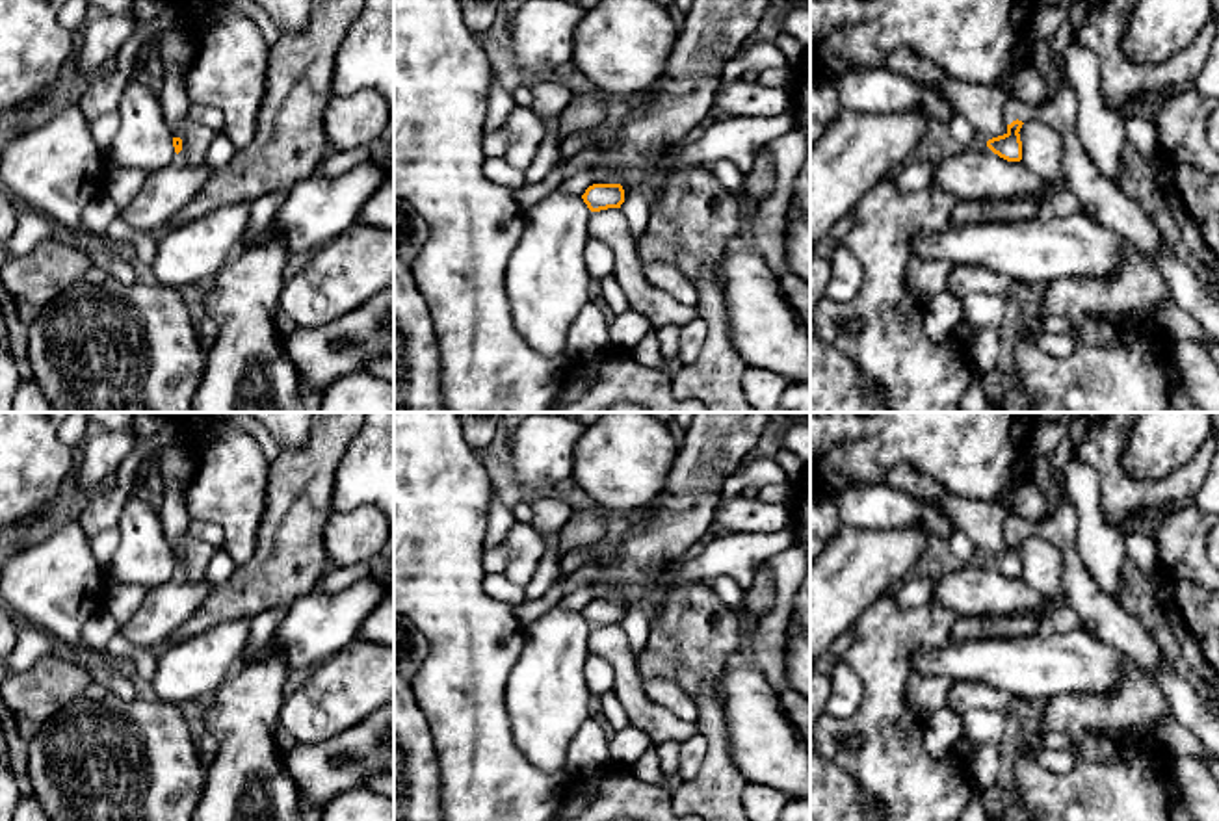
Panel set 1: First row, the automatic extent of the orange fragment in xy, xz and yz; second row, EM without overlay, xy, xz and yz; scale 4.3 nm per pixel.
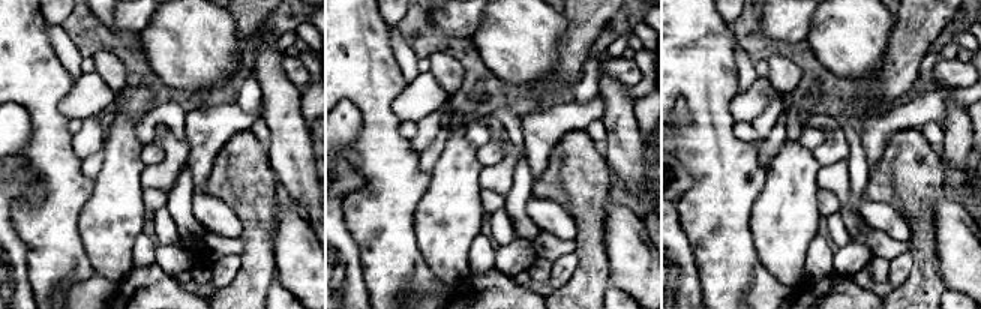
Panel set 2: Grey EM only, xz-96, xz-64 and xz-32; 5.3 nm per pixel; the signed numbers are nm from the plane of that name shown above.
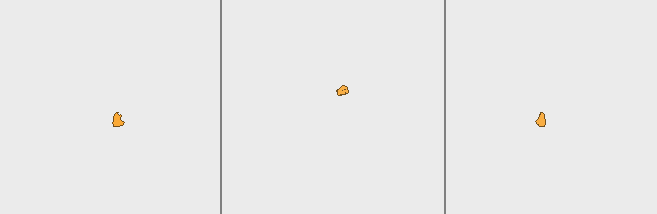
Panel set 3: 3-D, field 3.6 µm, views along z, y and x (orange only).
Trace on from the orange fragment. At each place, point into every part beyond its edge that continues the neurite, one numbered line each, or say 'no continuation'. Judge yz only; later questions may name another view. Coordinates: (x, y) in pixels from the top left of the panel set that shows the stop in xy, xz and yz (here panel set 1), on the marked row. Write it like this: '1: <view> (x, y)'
1: yz (1102, 199)

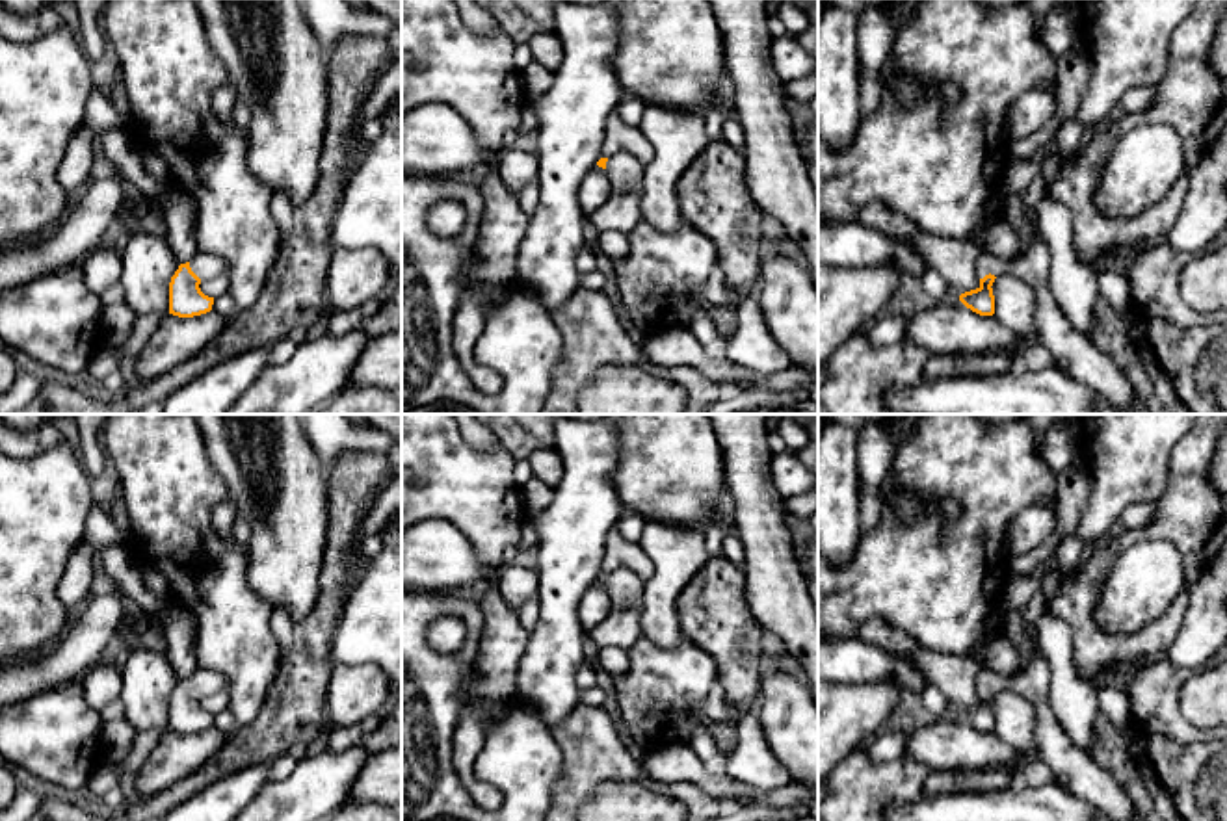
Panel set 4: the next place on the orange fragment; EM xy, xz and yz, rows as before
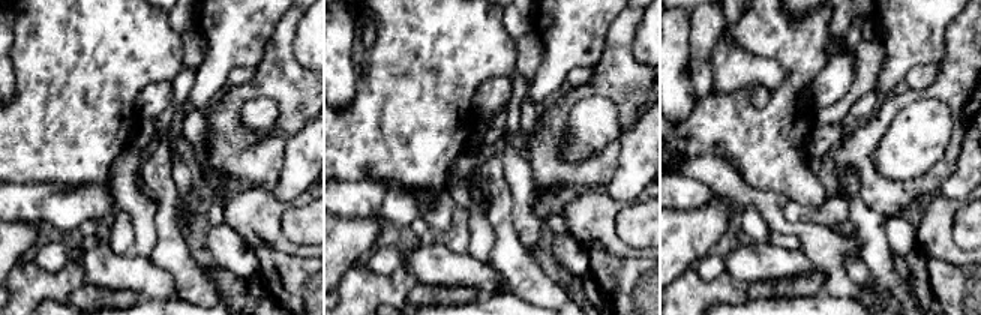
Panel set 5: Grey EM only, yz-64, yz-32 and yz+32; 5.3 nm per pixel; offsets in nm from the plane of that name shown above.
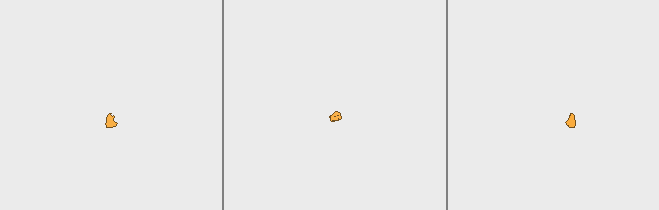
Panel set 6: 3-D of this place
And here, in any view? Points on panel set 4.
1: xy (205, 266)

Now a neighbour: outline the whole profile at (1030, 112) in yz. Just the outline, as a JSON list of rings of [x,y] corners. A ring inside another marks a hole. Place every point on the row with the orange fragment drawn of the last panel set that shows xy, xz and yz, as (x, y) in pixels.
[[[1034,87],[1021,95],[1004,119],[1008,141],[1024,139],[1039,132],[1056,113],[1056,89]]]

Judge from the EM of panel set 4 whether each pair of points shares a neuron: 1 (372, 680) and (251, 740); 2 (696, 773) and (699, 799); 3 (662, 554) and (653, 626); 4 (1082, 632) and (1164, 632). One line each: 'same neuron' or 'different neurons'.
1: different neurons
2: different neurons
3: same neuron
4: same neuron

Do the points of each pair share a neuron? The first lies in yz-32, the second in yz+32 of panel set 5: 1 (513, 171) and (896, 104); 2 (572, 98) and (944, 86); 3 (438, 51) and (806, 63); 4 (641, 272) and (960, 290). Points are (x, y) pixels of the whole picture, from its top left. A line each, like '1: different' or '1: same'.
1: different
2: same
3: same
4: same

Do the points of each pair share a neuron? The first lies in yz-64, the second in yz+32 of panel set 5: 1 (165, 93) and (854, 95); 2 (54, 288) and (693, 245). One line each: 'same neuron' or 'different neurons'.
1: different neurons
2: different neurons

